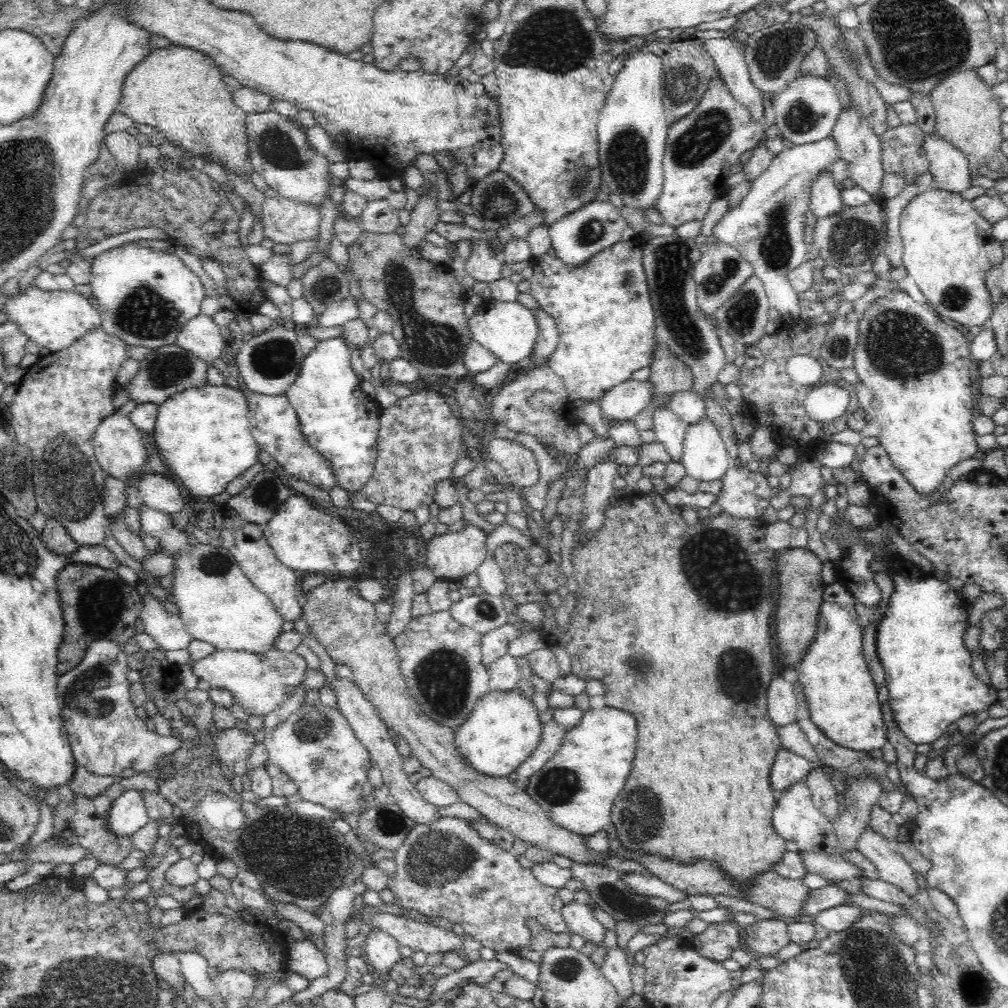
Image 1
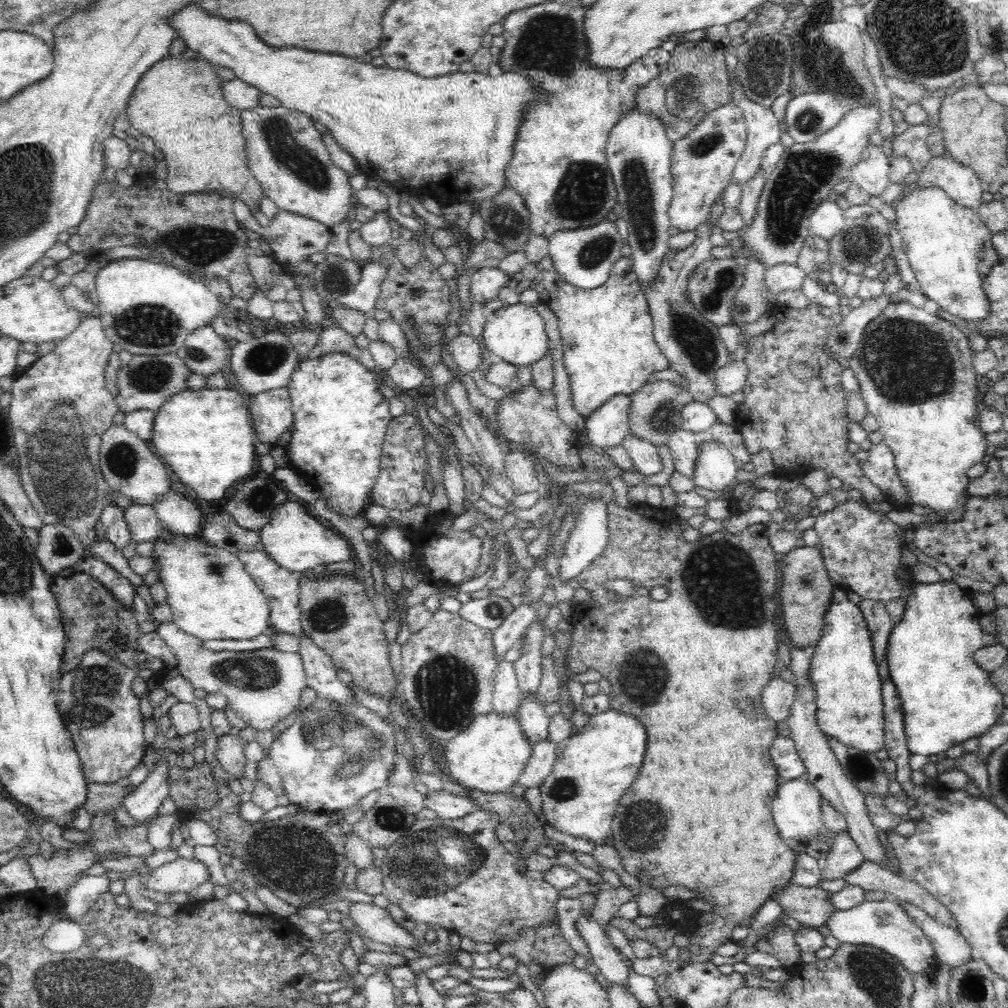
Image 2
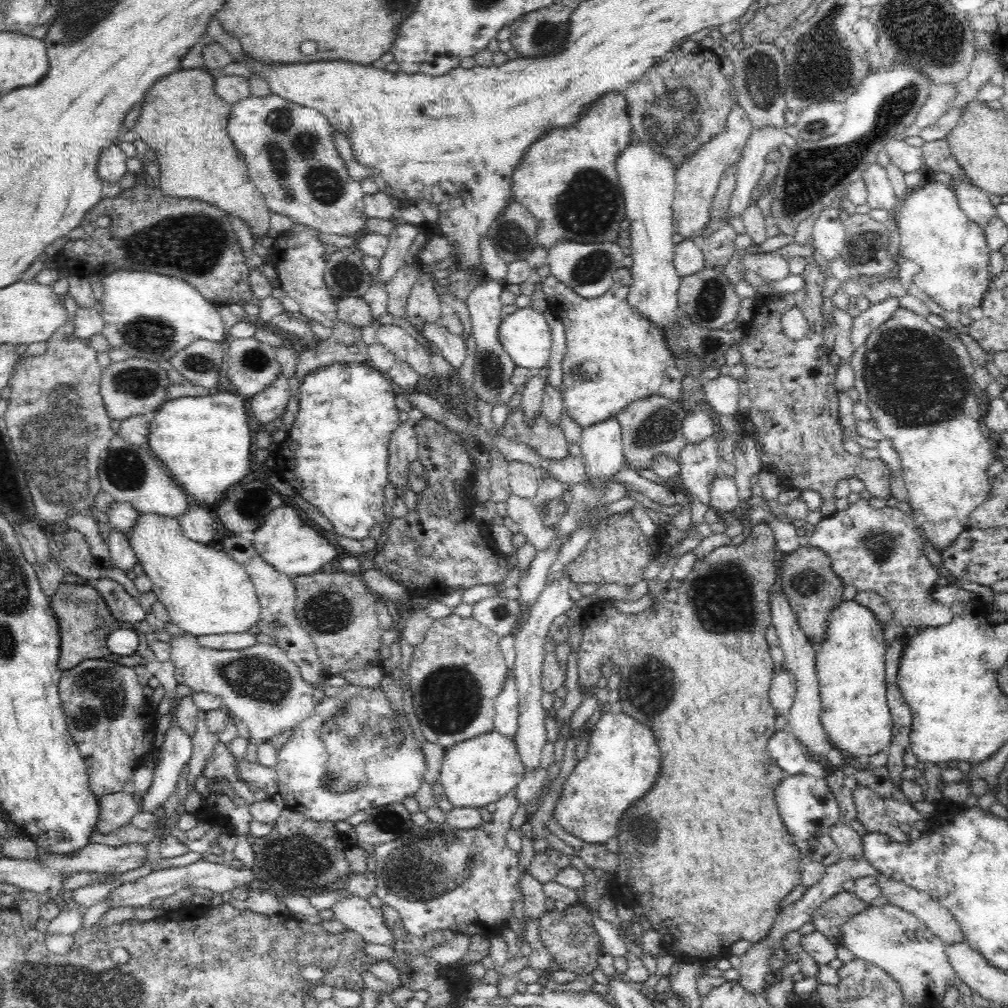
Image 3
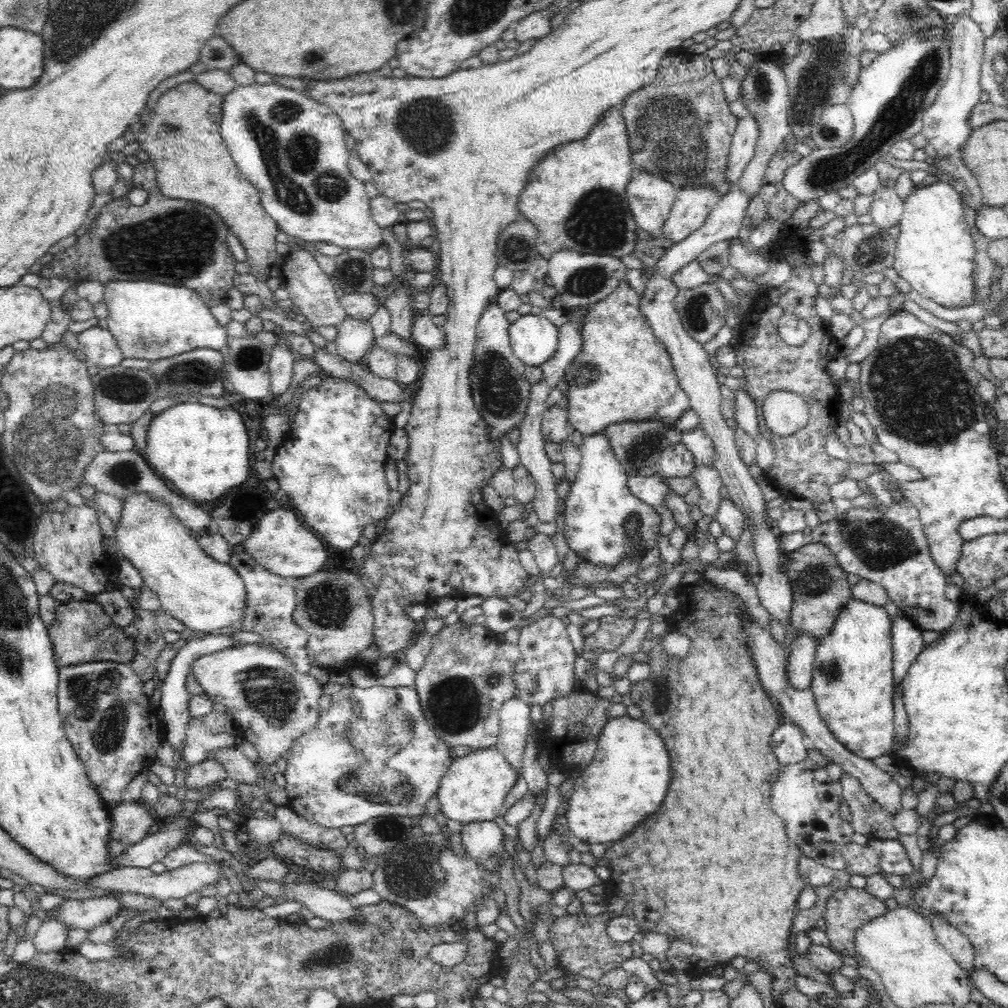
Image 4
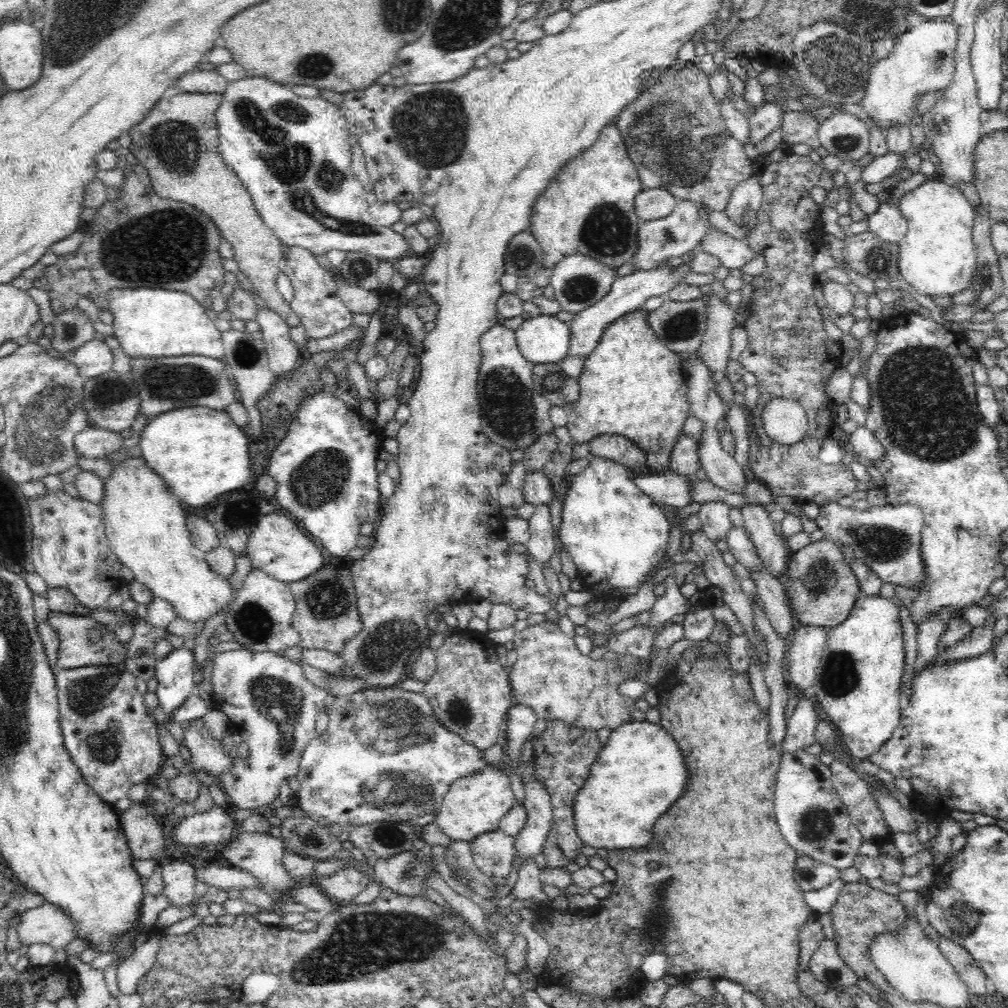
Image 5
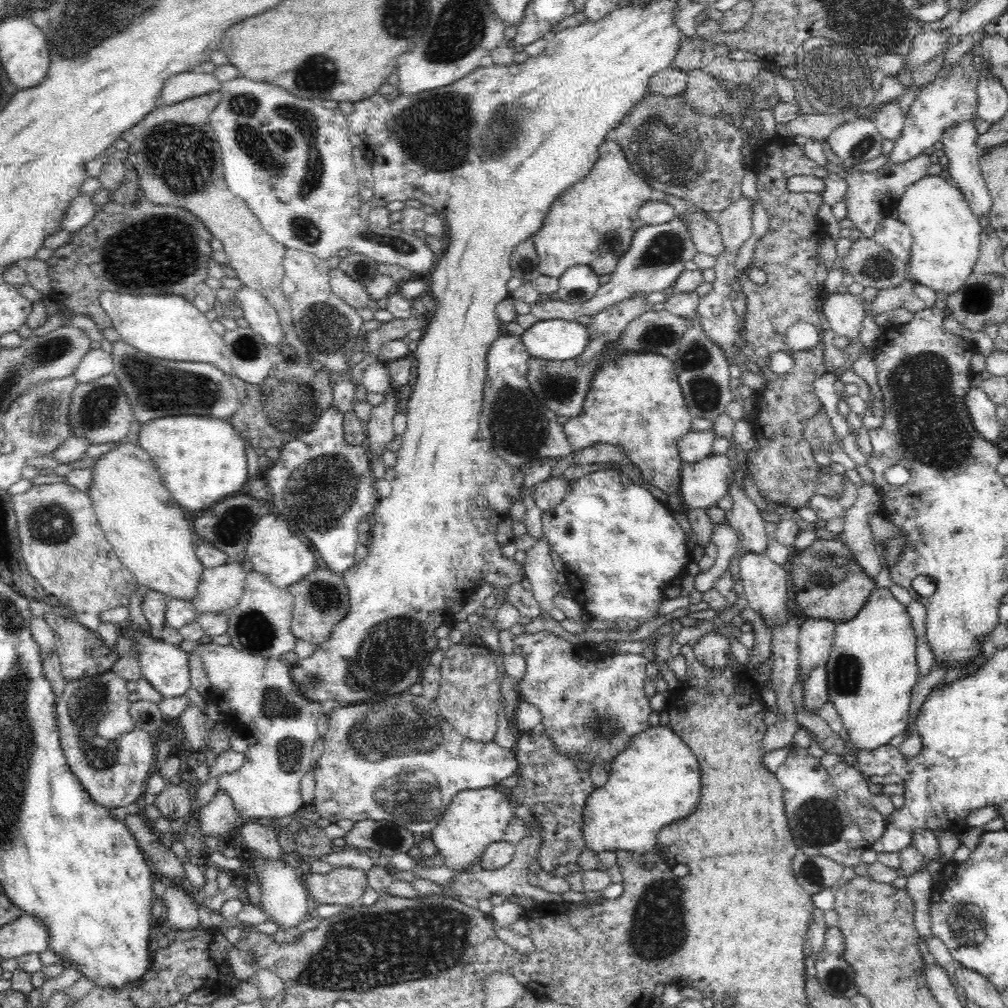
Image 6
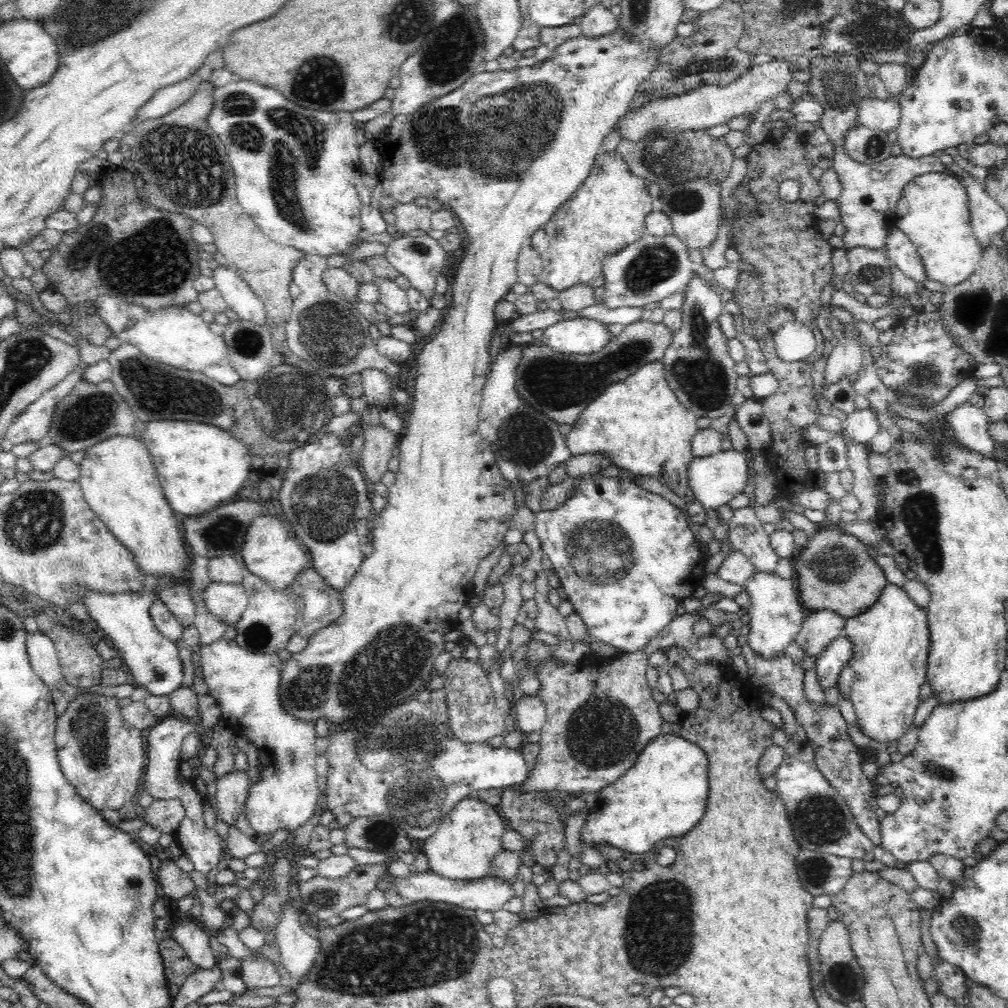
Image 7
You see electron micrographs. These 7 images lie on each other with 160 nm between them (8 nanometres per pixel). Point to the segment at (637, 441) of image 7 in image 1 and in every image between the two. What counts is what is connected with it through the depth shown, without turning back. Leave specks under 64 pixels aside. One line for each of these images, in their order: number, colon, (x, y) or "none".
1: (603, 310)
2: (607, 337)
3: (614, 356)
4: (623, 373)
5: (633, 385)
6: (635, 402)

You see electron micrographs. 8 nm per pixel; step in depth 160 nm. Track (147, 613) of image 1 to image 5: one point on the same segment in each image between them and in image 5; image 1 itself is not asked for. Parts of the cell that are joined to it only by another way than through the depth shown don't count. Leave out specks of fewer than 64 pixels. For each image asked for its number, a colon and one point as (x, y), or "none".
2: (264, 686)
3: (260, 684)
4: (272, 703)
5: (270, 703)

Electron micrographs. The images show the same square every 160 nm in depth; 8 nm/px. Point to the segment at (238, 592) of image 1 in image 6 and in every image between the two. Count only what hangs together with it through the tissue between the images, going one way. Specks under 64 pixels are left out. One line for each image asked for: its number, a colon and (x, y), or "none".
2: (212, 597)
3: (205, 592)
4: (205, 595)
5: (145, 522)
6: (151, 534)

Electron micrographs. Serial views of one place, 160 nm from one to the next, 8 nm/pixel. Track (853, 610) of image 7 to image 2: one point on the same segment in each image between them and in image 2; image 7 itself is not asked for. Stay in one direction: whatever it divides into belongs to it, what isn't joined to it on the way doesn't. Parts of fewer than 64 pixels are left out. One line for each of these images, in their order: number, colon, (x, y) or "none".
2: (806, 593)
3: (813, 590)
4: (820, 588)
5: (821, 588)
6: (826, 583)

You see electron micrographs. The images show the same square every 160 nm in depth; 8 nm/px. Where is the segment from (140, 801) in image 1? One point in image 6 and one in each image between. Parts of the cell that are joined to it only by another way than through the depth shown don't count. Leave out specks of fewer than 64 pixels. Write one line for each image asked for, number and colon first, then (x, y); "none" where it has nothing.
2: (141, 803)
3: (177, 748)
4: (175, 699)
5: (174, 672)
6: (166, 667)

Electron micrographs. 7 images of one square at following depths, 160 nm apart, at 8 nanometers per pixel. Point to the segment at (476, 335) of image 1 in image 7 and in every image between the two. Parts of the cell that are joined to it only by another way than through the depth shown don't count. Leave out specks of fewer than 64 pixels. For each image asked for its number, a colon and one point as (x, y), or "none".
2: (516, 334)
3: (525, 335)
4: (533, 338)
5: (542, 339)
6: (553, 339)
7: (583, 336)

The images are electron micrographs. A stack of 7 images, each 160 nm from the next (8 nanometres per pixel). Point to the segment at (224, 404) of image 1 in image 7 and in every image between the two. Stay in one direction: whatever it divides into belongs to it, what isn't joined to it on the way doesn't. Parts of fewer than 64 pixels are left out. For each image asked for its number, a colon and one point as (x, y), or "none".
2: (191, 434)
3: (204, 442)
4: (201, 451)
5: (191, 448)
6: (200, 459)
7: (199, 466)

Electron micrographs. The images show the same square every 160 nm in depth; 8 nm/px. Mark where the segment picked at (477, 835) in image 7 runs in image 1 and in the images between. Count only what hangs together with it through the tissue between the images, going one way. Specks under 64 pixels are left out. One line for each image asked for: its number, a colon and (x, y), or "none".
1: (504, 728)
2: (489, 756)
3: (474, 772)
4: (474, 787)
5: (475, 804)
6: (474, 819)

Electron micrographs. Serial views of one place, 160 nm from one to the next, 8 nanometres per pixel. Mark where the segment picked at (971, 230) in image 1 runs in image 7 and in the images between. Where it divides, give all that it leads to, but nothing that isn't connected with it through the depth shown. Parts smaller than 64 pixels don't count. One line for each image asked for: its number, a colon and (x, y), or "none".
2: (945, 241)
3: (951, 250)
4: (935, 253)
5: (938, 255)
6: (946, 234)
7: (933, 211)

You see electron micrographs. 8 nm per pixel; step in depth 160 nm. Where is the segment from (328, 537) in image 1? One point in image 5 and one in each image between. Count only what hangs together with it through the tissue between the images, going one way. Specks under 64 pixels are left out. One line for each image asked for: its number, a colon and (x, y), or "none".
2: (296, 541)
3: (293, 548)
4: (279, 542)
5: (275, 545)

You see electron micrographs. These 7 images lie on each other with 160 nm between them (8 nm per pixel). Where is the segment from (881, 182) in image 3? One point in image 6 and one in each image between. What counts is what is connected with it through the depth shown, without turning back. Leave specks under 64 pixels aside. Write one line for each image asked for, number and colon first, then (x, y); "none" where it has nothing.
4: (886, 209)
5: (887, 223)
6: (891, 233)

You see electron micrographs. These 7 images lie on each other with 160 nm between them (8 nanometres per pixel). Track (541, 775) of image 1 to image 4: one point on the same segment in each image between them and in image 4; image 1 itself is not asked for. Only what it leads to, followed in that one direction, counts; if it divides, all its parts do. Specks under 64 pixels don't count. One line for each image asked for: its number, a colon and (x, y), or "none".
2: (594, 767)
3: (622, 761)
4: (627, 777)

